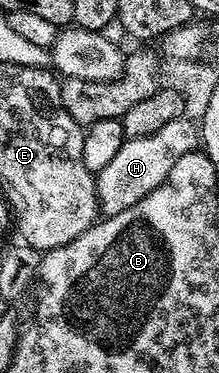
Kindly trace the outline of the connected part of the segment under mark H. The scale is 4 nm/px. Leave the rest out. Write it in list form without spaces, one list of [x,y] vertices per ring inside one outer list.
[[[185,116],[160,127],[156,135],[126,139],[116,155],[109,160],[108,165],[96,173],[98,208],[101,216],[120,215],[120,211],[140,203],[144,195],[156,191],[156,187],[160,187],[160,183],[168,179],[168,171],[176,167],[176,159],[195,152],[199,145],[199,126],[194,126]]]

